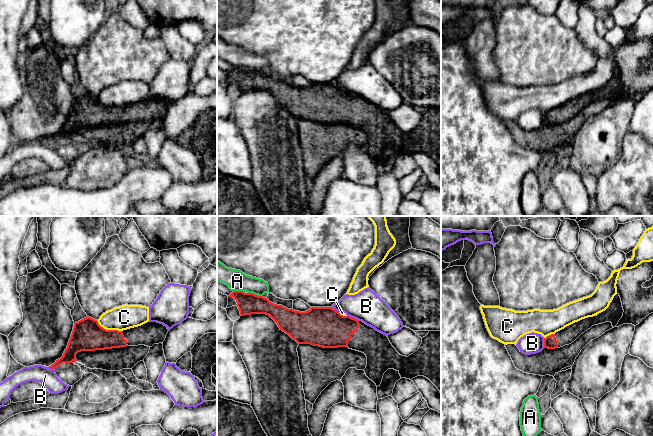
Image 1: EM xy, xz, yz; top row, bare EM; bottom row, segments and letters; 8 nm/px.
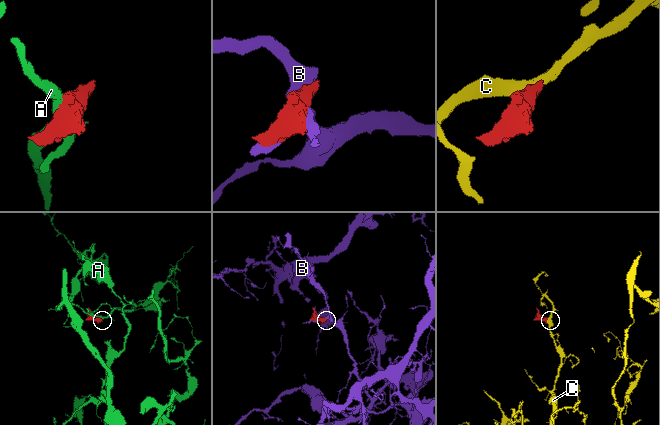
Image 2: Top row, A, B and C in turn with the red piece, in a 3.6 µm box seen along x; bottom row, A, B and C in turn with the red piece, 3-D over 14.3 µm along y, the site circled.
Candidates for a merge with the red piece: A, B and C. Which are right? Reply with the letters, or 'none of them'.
none of them

